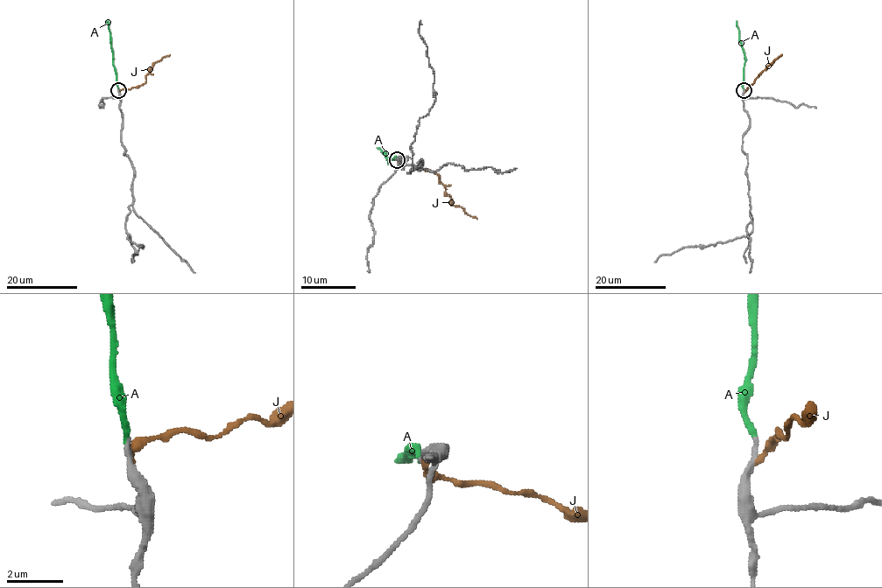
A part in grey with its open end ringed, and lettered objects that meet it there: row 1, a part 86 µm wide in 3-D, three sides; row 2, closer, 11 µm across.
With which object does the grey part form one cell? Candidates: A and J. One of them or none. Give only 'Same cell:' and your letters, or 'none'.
Same cell: A

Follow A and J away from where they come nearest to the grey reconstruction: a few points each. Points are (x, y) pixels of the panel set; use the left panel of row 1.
A: (118, 89), (110, 32), (105, 21)
J: (118, 93), (123, 88), (142, 85), (153, 65), (170, 54)

